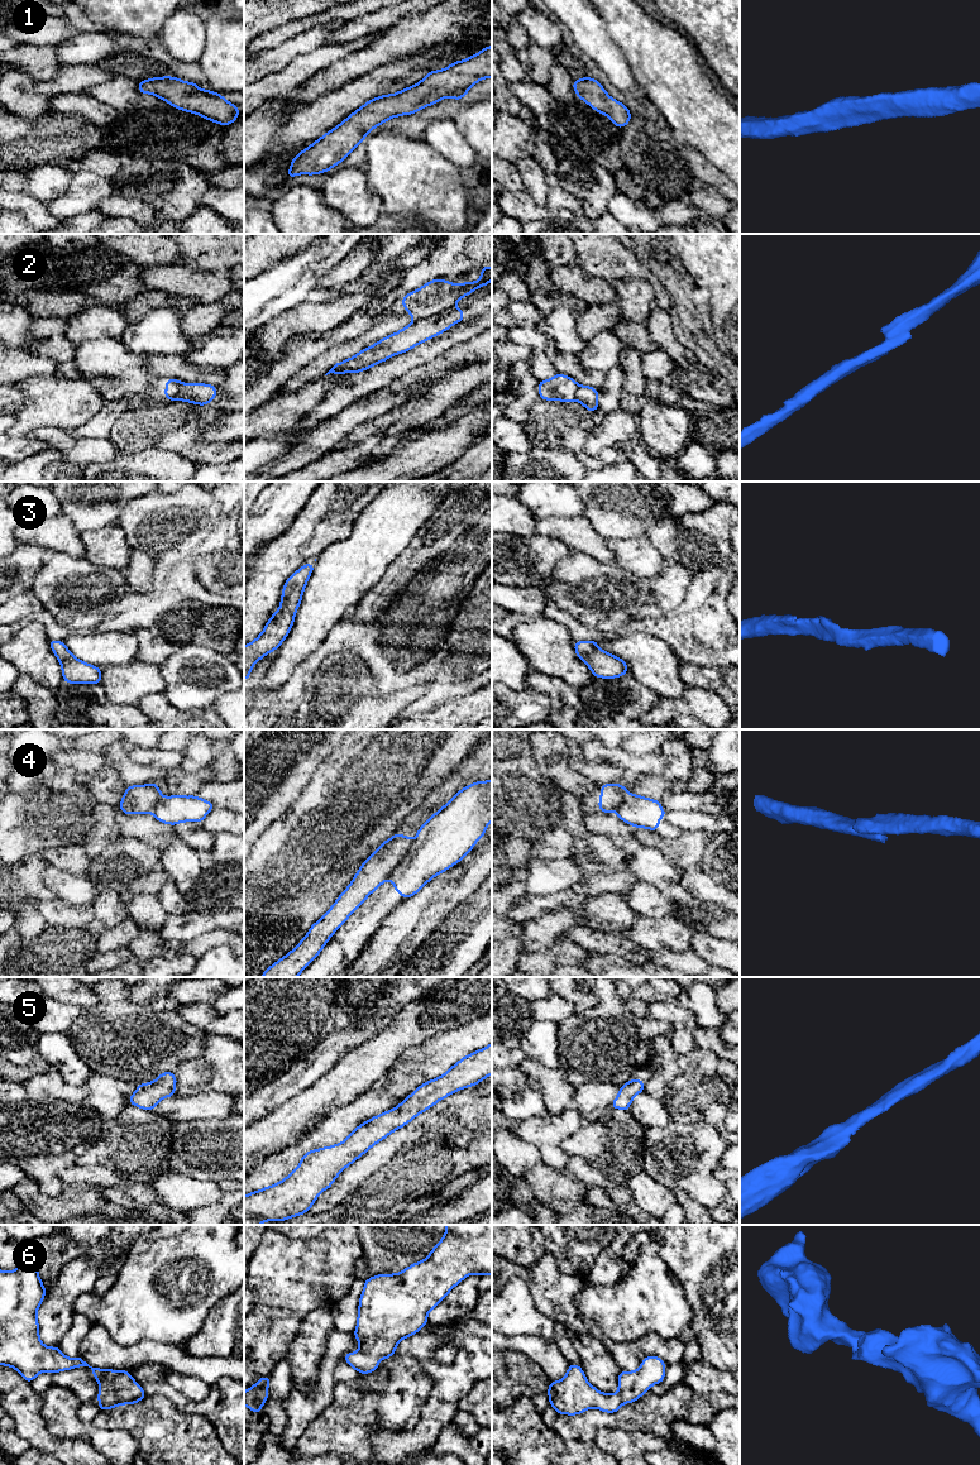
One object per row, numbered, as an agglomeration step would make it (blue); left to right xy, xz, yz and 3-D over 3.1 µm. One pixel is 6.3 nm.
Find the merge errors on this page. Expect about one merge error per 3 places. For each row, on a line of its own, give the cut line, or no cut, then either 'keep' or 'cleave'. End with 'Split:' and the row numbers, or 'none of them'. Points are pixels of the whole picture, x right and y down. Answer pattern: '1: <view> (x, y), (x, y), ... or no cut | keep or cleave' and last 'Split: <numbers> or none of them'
1: no cut | keep
2: xz (448, 307), (416, 321) | cleave
3: no cut | keep
4: xz (412, 842), (405, 857), (387, 879) | cleave
5: no cut | keep
6: no cut | keep
Split: 2, 4

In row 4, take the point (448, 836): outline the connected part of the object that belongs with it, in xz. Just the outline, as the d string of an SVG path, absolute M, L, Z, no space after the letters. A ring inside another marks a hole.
M492 779L459 790L419 829L407 854L388 880L405 899L462 861L492 822Z

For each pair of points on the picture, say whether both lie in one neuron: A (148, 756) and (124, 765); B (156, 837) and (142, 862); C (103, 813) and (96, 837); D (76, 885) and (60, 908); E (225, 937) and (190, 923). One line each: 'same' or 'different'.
A: different
B: different
C: same
D: different
E: different

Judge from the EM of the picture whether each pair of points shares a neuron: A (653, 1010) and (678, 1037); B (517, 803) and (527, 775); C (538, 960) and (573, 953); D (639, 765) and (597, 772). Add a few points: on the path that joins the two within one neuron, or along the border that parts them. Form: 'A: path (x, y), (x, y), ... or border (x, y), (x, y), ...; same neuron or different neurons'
A: path (661, 1011), (678, 1028); same neuron
B: path (524, 796), (527, 793), (527, 781); same neuron
C: path (546, 960), (555, 953), (564, 953); same neuron
D: border (592, 761), (617, 765), (625, 770); different neurons

